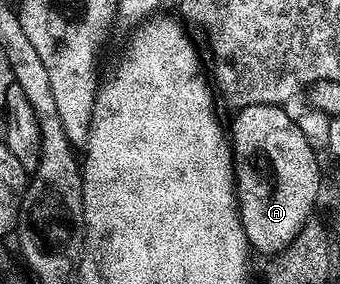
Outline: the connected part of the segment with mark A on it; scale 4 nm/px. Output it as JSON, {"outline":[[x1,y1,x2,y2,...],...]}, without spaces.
{"outline":[[254,104,253,106,241,106,235,111,236,119,232,122,232,130,230,126,230,145,232,148,232,173,236,176,236,201,242,220,242,228,248,237,248,245,253,251,256,250,263,256,271,256,280,254,291,244,298,236,298,232,302,232,302,228,313,217,312,209,316,206,316,197,320,194,320,162,317,151,310,148,310,144,306,144,306,138,302,136,301,129,298,128,295,117,290,113,287,114,284,106,271,106,270,104]]}

